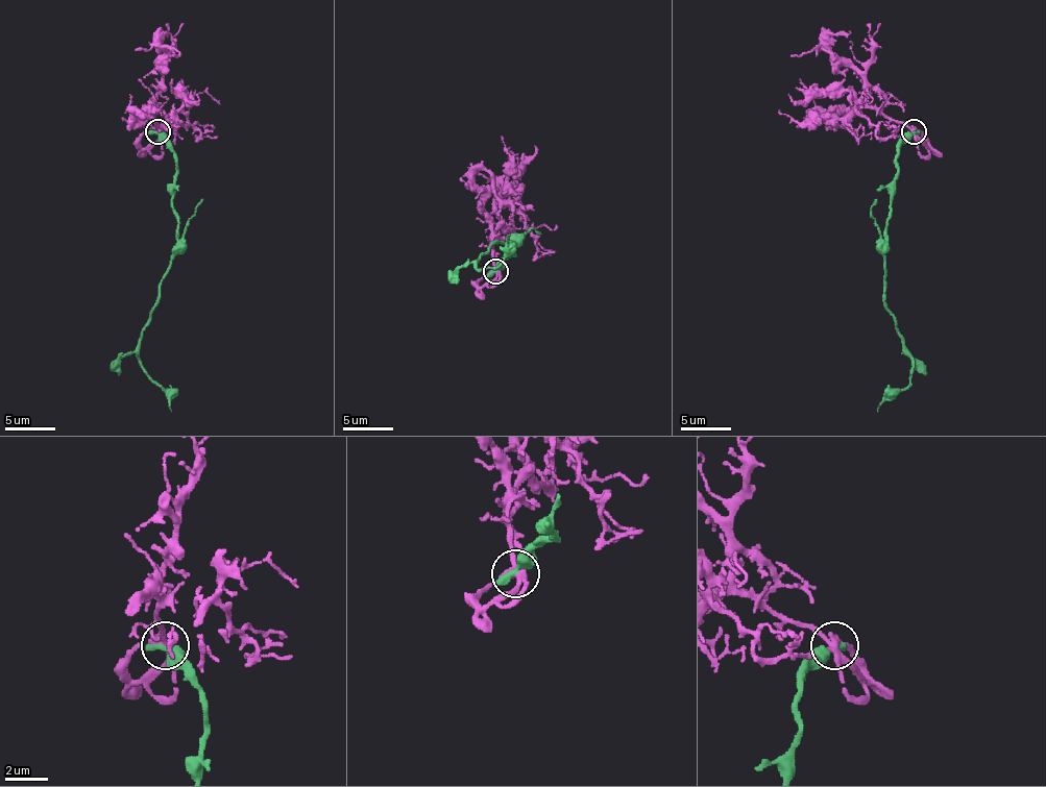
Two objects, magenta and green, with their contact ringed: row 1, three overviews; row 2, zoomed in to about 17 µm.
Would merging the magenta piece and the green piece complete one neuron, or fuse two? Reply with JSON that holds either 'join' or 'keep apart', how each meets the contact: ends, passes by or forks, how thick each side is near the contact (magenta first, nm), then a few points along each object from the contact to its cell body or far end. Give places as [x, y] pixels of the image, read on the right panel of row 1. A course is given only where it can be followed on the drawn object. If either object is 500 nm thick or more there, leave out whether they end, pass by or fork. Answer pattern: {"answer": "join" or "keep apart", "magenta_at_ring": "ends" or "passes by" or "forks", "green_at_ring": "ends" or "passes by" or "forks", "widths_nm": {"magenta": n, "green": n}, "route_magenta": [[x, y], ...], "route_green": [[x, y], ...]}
{"answer": "keep apart", "widths_nm": {"magenta": 280, "green": 500}, "route_magenta": [[914, 130], [873, 108], [818, 111], [816, 118], [841, 126], [850, 108], [848, 91], [796, 101], [787, 93]], "route_green": [[914, 130], [896, 153], [898, 178], [883, 259], [885, 306], [910, 364], [910, 382], [893, 392], [878, 412]]}

